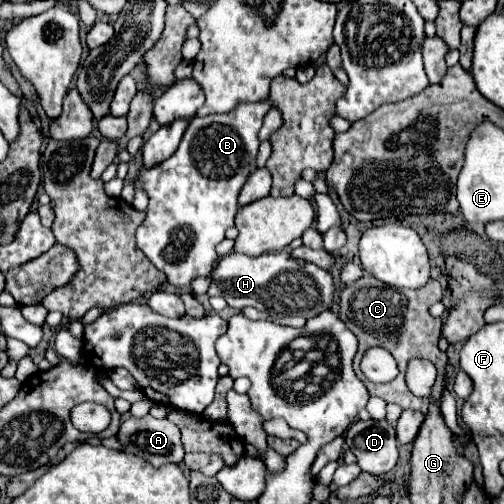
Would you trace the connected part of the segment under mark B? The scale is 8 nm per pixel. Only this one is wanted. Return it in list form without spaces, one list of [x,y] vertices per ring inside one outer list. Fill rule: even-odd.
[[[238,104],[224,114],[208,114],[204,118],[194,116],[178,150],[164,160],[162,164],[146,170],[142,174],[144,190],[150,198],[146,220],[136,230],[136,244],[148,256],[148,260],[168,276],[172,286],[186,286],[192,278],[208,276],[218,262],[216,244],[224,240],[226,228],[234,226],[234,216],[238,212],[238,192],[244,186],[246,178],[256,170],[256,152],[258,152],[258,130],[262,118],[268,110],[268,104]]]

